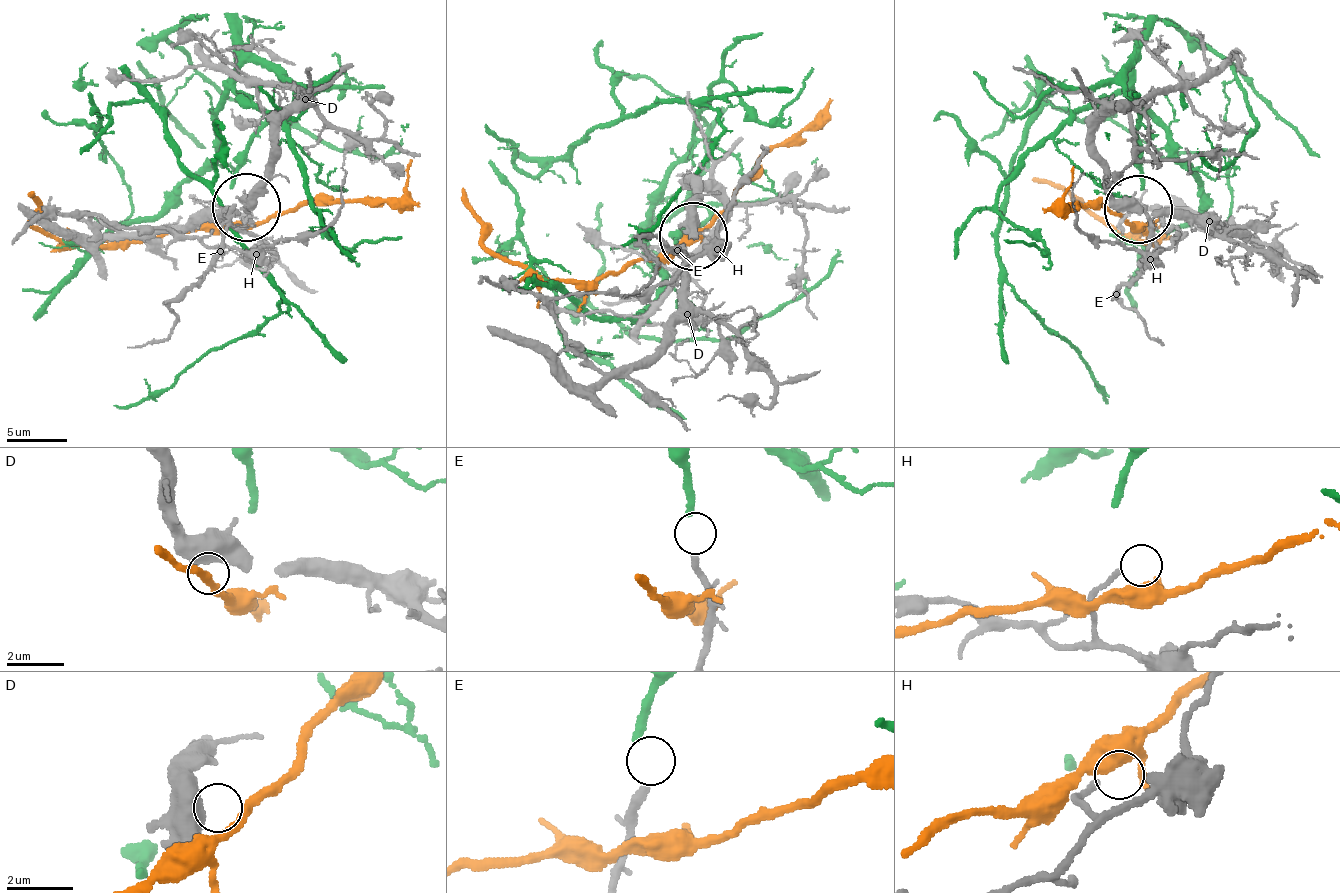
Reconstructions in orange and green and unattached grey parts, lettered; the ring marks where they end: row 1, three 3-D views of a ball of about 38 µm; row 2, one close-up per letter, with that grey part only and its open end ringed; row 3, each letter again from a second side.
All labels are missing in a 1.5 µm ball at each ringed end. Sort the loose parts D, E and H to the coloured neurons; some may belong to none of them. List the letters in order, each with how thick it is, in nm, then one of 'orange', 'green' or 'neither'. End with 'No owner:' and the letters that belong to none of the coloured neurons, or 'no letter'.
D: calibre 550 nm; neither
E: calibre 260 nm; green
H: calibre 170 nm; neither
No owner: D, H

